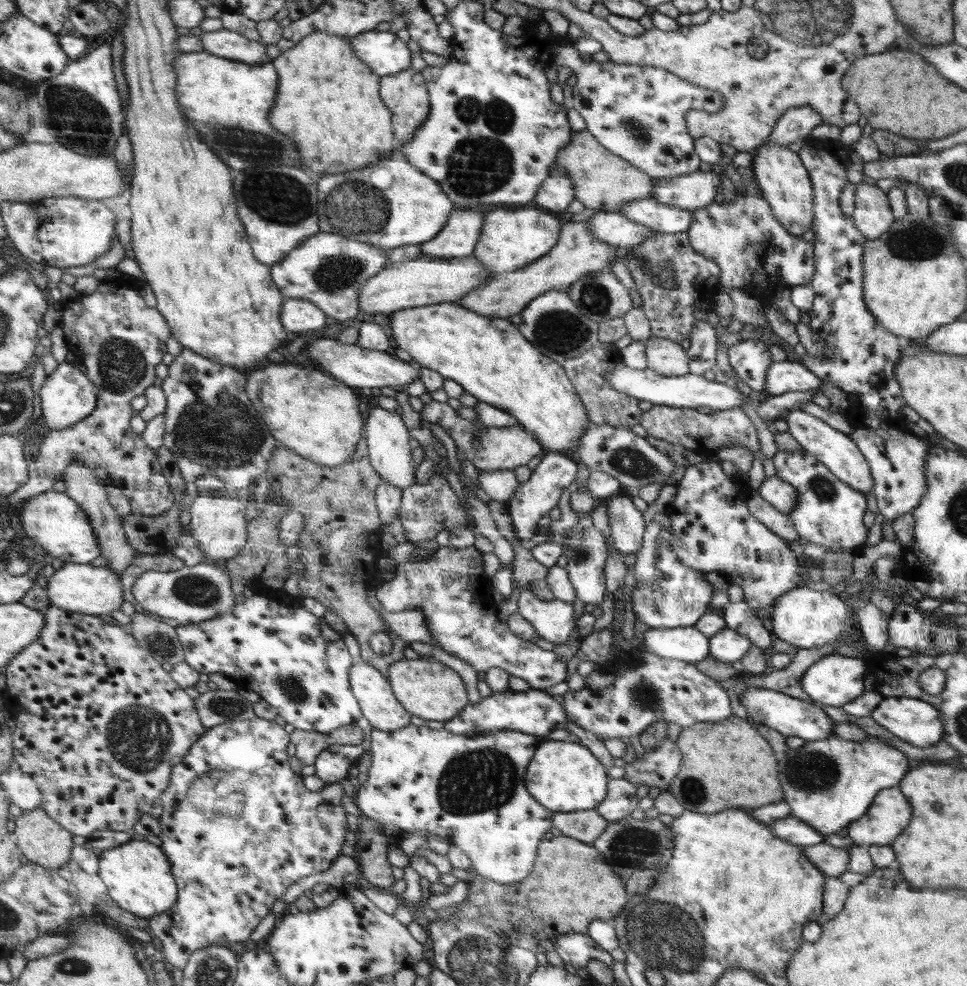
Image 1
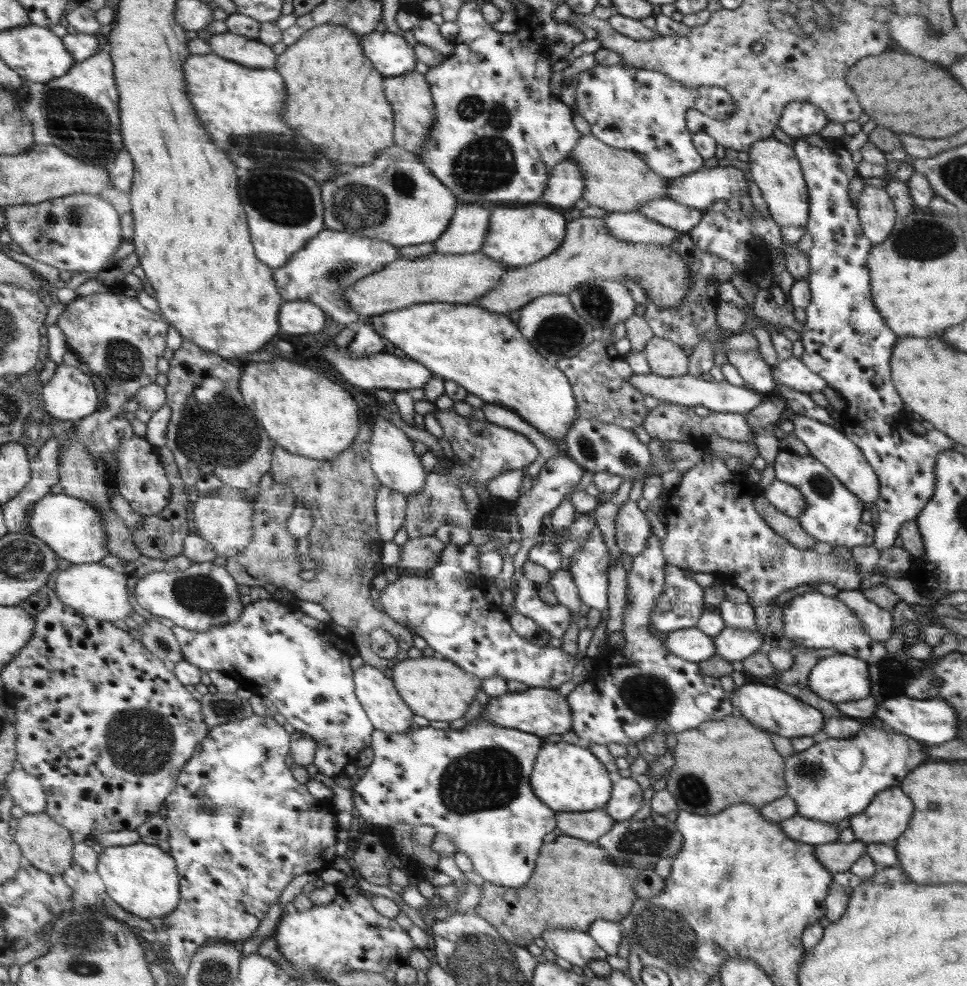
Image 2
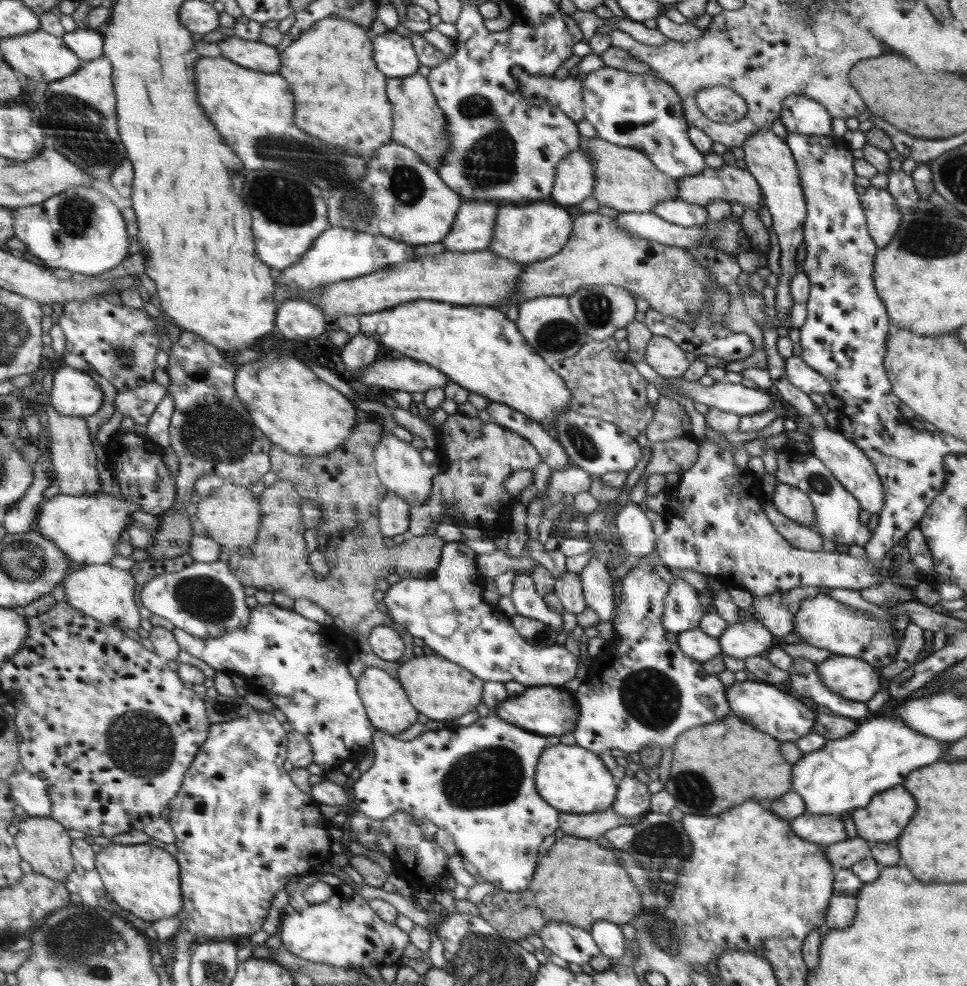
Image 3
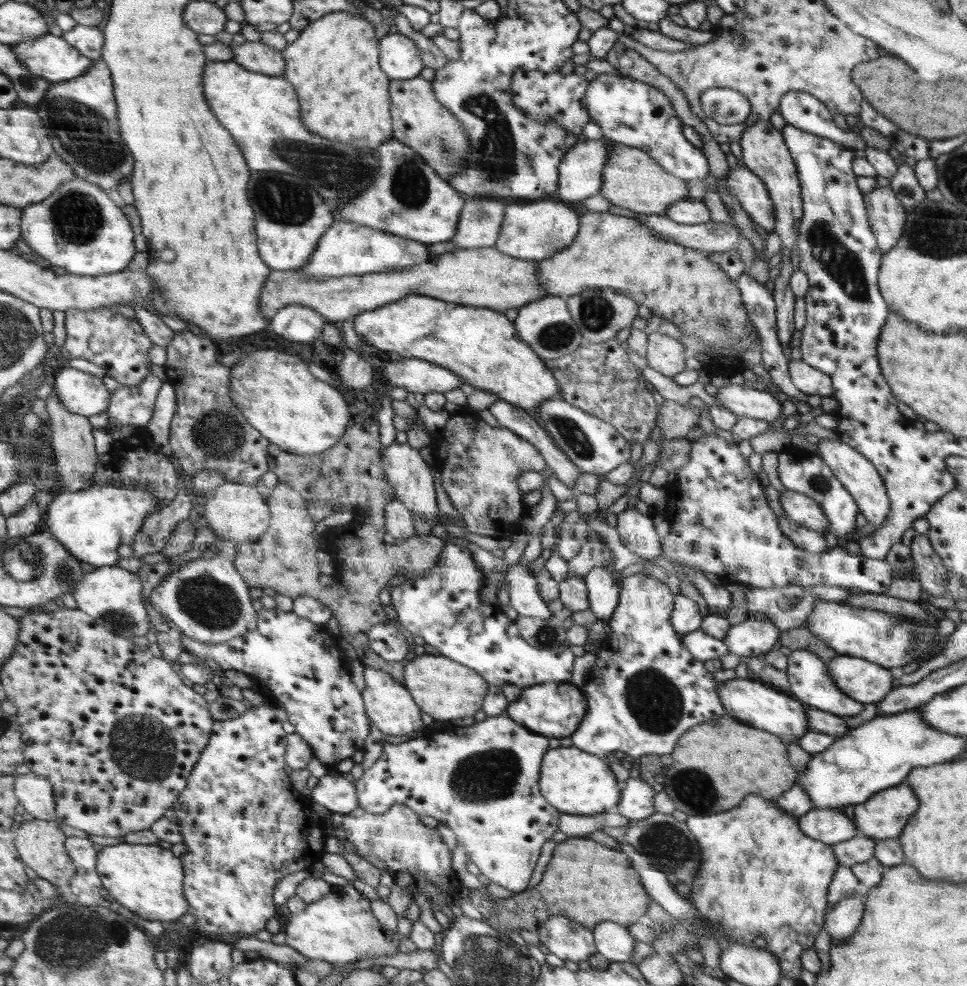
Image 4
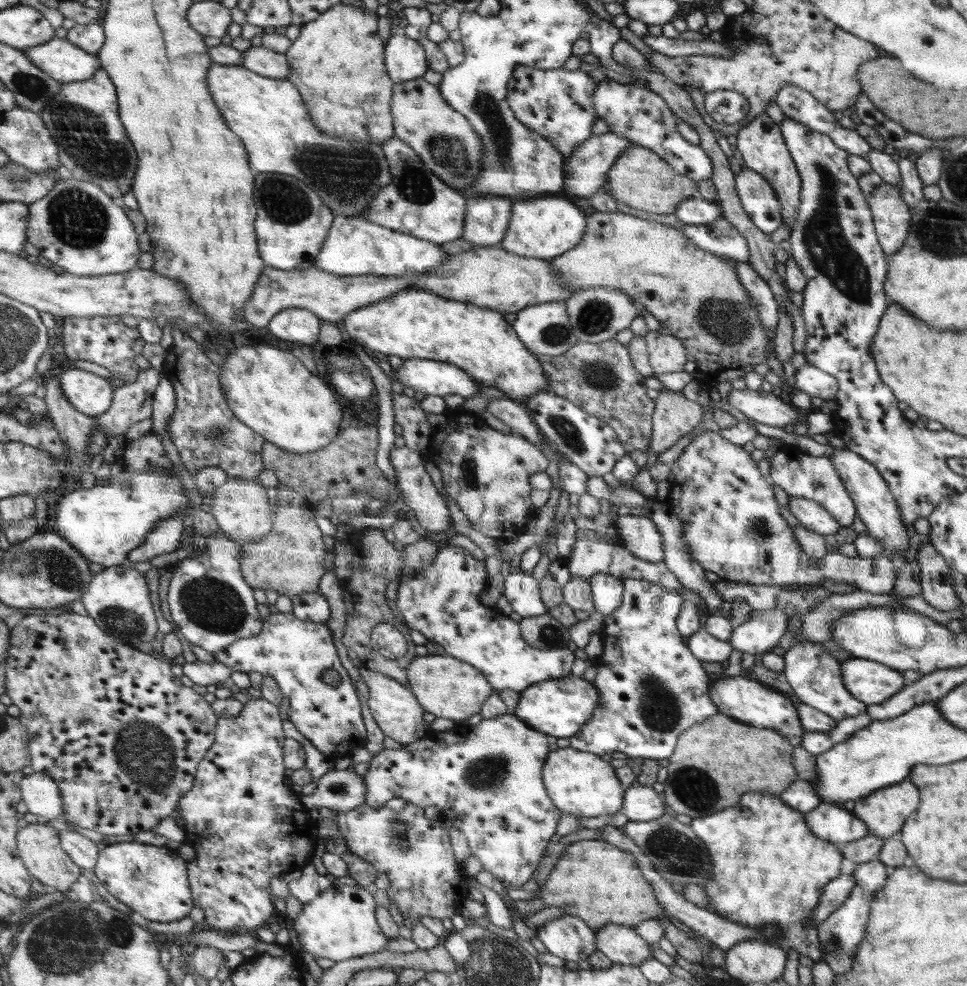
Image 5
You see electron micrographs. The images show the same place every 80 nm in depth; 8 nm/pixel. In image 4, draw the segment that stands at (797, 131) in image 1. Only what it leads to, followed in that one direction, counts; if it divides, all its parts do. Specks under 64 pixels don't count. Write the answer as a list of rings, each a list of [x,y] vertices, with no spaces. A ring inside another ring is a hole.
[[[788,91],[780,100],[780,114],[785,124],[802,128],[804,132],[821,135],[826,142],[839,142],[852,150],[865,150],[867,144],[858,134],[844,131],[834,123],[833,112],[804,91]]]

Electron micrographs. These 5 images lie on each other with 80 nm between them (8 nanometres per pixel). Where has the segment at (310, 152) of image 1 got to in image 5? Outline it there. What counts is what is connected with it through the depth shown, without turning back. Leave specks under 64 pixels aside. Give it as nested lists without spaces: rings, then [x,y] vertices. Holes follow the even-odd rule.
[[[340,2],[302,26],[300,36],[285,52],[290,60],[287,79],[299,88],[308,110],[312,110],[312,122],[326,134],[362,143],[394,137],[392,79],[386,69],[384,42],[376,34],[376,18],[370,10],[364,12]]]

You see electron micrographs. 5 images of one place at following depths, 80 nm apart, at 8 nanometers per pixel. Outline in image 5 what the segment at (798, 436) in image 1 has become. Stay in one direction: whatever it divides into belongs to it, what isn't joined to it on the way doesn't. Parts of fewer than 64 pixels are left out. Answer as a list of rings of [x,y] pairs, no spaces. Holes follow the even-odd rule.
[[[835,449],[834,454],[829,457],[835,464],[836,471],[840,474],[840,479],[846,484],[850,491],[851,498],[855,500],[856,507],[859,508],[860,518],[866,525],[866,534],[876,537],[884,546],[885,554],[891,550],[906,550],[908,548],[908,537],[906,530],[908,526],[903,523],[903,512],[900,511],[896,498],[891,494],[887,480],[879,474],[872,463],[867,462],[856,452],[847,449]]]

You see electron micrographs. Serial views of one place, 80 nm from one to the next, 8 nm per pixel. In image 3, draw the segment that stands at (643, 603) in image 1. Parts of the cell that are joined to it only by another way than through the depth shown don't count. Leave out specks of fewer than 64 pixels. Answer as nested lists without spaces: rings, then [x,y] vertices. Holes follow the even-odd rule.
[[[675,577],[664,603],[663,627],[673,635],[695,629],[706,611],[692,585]]]

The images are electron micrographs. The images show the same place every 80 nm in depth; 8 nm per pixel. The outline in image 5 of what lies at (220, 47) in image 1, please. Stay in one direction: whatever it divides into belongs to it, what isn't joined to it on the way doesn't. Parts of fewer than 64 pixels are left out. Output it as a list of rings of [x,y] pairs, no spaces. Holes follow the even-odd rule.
[[[250,47],[243,52],[242,65],[256,74],[275,79],[290,76],[290,60],[285,53],[270,50],[268,47]]]

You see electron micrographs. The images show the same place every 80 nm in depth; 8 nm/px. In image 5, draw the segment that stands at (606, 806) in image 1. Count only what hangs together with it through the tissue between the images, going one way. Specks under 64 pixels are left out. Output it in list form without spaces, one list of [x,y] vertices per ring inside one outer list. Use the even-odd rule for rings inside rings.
[[[636,780],[628,787],[620,812],[630,821],[654,820],[666,813],[663,800],[652,786],[640,784]]]

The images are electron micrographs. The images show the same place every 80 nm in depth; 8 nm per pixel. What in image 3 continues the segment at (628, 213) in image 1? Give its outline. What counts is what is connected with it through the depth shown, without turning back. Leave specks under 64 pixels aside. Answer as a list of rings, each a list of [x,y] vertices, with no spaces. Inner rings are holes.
[[[679,198],[662,201],[651,211],[668,222],[682,226],[696,226],[710,220],[706,207],[684,202]]]

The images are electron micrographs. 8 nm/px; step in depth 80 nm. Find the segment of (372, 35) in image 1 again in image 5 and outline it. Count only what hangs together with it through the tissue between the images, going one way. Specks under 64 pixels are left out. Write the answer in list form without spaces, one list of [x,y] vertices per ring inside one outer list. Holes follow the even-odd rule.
[[[394,34],[387,40],[386,53],[386,69],[392,82],[411,81],[428,70],[425,50],[416,39]]]

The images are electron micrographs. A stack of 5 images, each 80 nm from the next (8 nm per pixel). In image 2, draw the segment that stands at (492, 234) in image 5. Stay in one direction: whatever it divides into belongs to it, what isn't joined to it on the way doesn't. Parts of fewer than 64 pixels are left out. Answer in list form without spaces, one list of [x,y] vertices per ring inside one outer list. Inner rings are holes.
[[[478,204],[459,205],[447,232],[433,247],[438,254],[475,253],[483,248],[490,231],[492,208]]]

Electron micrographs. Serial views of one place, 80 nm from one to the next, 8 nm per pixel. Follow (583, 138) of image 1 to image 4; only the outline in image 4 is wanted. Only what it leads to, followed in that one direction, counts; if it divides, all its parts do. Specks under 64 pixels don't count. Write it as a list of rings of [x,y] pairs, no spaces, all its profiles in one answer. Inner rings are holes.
[[[616,142],[609,146],[599,193],[614,206],[628,208],[642,215],[664,215],[676,201],[688,198],[689,192],[688,181],[664,170],[648,151]]]

